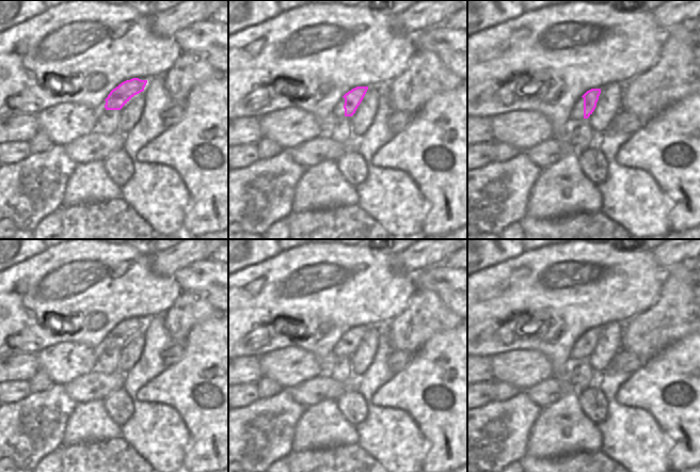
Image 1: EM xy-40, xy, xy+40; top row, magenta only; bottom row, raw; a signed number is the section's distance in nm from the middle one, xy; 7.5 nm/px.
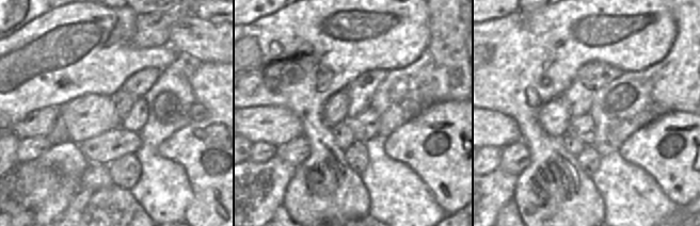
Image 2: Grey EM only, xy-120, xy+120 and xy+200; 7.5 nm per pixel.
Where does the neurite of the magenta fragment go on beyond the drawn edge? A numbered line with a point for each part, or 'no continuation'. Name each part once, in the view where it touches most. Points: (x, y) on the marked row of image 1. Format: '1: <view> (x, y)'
1: xy+40 (577, 111)

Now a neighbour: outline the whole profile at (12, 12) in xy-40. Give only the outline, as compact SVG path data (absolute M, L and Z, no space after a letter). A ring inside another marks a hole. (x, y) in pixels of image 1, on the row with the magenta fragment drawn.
M0 0L0 32L46 11L44 0Z

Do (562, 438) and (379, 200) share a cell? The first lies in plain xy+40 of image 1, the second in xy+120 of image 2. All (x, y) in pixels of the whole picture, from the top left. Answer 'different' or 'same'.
different

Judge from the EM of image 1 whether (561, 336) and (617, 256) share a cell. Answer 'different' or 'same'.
same

